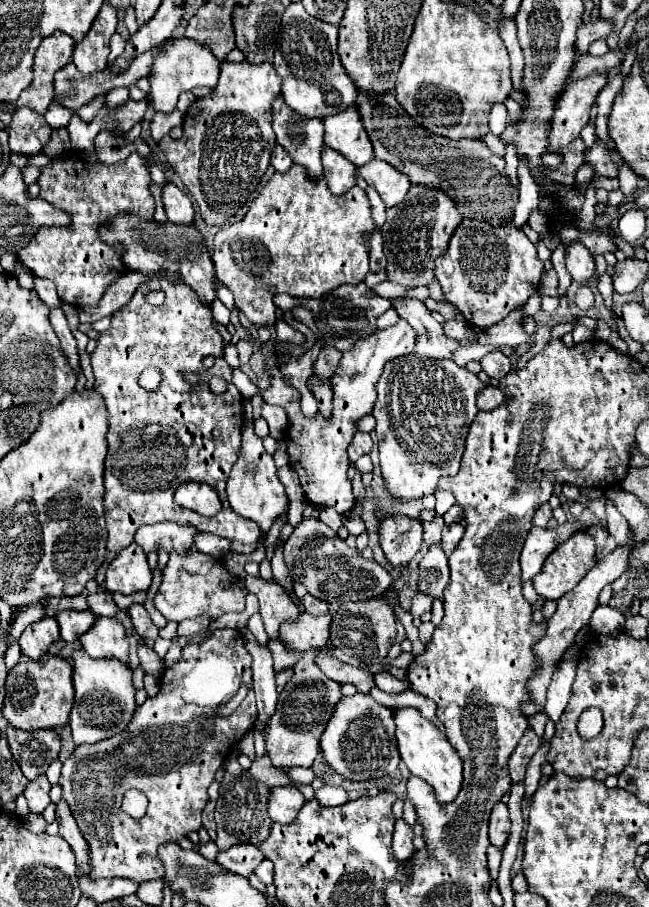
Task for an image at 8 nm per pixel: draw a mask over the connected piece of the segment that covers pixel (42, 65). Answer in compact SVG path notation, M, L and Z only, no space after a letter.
M56 32L38 46L32 86L22 92L16 106L30 106L38 114L46 112L46 108L54 100L54 74L68 62L72 62L74 44L76 42L70 36L62 36L62 32Z

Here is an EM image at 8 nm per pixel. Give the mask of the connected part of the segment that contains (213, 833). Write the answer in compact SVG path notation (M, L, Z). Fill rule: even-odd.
M209 801L202 813L202 825L207 830L212 841L217 838L217 825L214 821L215 806L216 801Z

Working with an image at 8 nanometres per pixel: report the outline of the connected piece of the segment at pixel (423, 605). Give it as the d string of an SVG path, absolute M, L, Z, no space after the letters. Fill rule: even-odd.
M417 593L413 598L411 606L411 614L414 618L420 618L424 612L431 611L432 599L431 597L425 595L424 593Z

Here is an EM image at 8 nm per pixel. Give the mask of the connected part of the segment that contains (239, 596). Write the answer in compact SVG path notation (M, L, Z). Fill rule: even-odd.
M190 548L188 554L178 554L176 550L170 552L170 560L164 566L162 584L154 598L154 604L166 620L182 622L186 618L218 618L226 612L242 612L246 606L246 594L248 590L244 586L244 580L232 576L226 570L222 558L214 558L198 552L196 548Z

